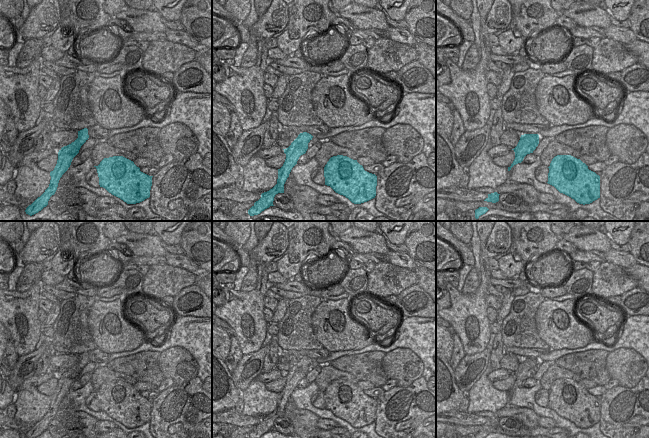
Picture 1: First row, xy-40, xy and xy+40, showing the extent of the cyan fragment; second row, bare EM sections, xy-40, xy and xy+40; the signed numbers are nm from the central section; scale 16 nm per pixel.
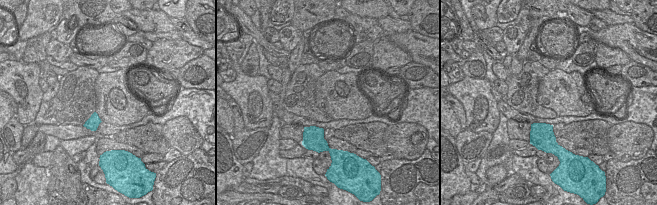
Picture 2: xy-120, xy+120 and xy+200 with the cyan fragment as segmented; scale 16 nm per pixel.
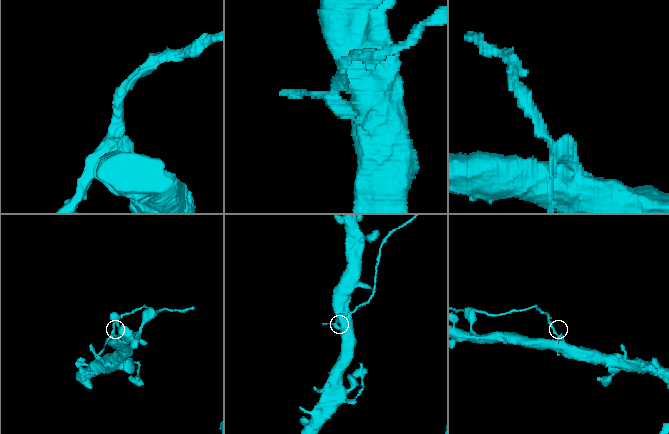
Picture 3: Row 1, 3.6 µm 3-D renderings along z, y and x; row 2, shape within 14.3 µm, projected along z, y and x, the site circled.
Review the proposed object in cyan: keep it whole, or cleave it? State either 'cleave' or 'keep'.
cleave

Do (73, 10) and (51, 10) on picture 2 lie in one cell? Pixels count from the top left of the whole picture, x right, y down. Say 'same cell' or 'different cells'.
different cells

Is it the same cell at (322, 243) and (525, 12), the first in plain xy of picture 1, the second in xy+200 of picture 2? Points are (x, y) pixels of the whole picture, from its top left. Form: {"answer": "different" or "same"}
{"answer": "same"}

